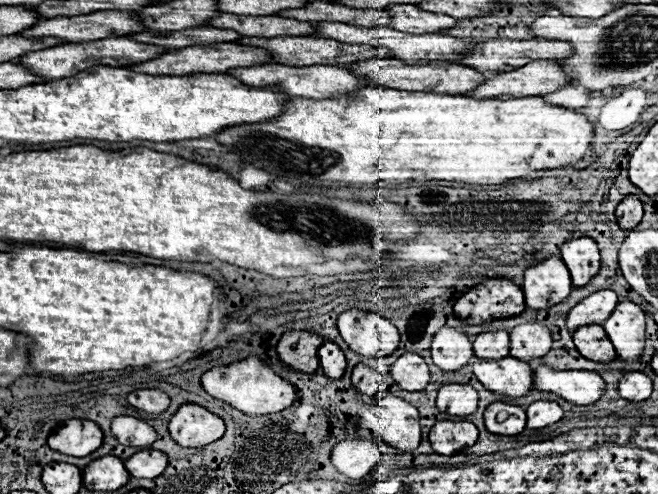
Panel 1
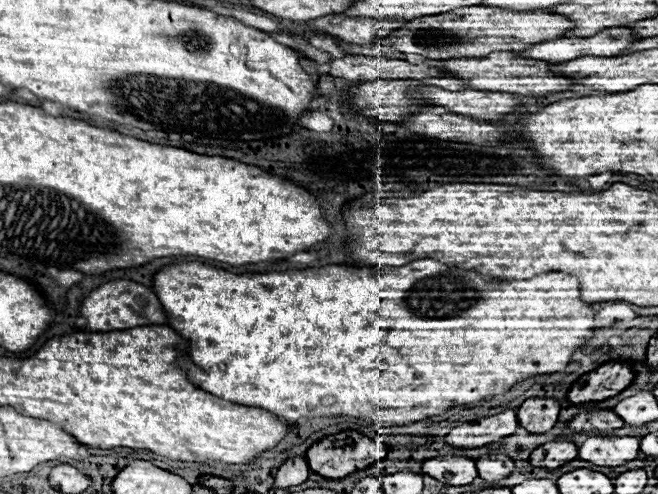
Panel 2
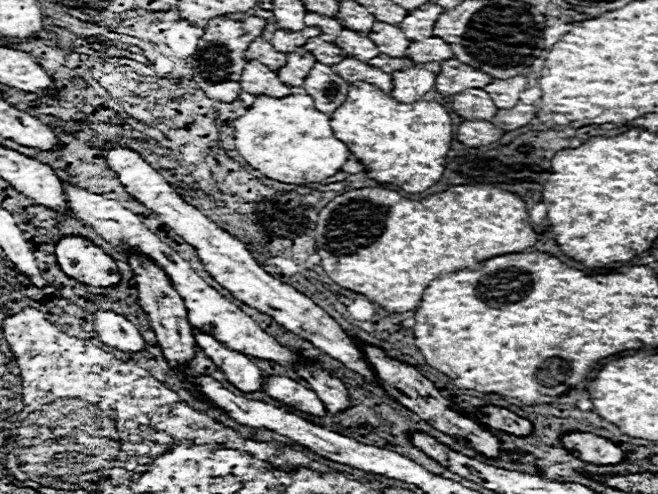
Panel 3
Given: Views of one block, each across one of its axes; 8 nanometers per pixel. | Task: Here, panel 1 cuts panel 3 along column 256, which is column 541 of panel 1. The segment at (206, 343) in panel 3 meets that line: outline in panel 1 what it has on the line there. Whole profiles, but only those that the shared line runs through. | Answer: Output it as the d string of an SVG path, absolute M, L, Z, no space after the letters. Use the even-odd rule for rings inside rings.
M538 366L534 370L534 388L542 392L554 392L574 406L590 406L600 400L606 384L596 372L552 370L546 366Z

